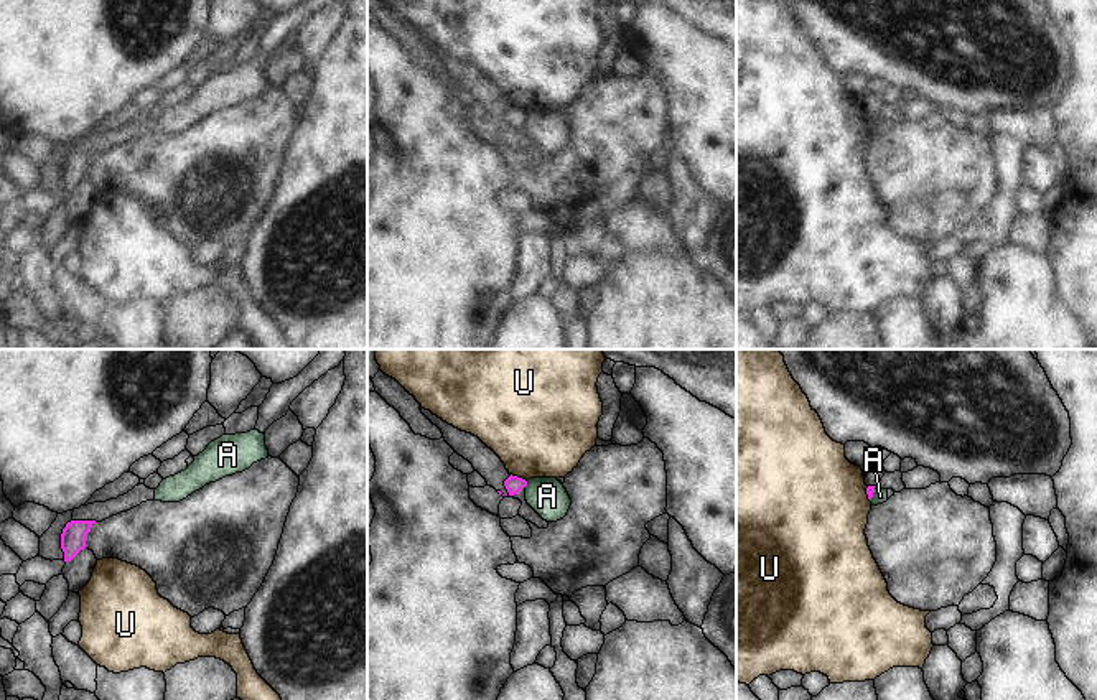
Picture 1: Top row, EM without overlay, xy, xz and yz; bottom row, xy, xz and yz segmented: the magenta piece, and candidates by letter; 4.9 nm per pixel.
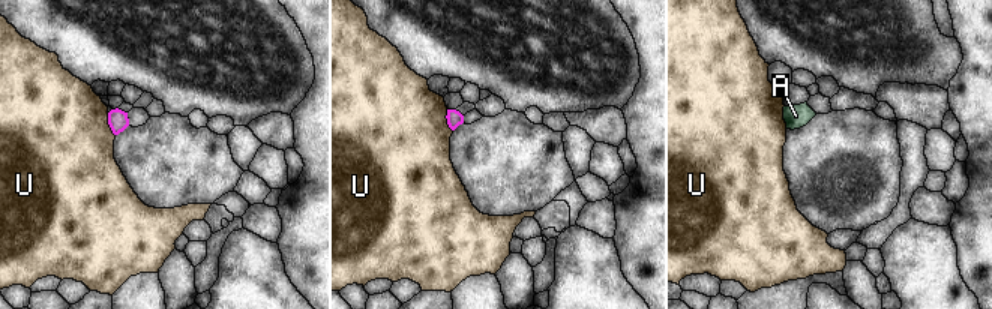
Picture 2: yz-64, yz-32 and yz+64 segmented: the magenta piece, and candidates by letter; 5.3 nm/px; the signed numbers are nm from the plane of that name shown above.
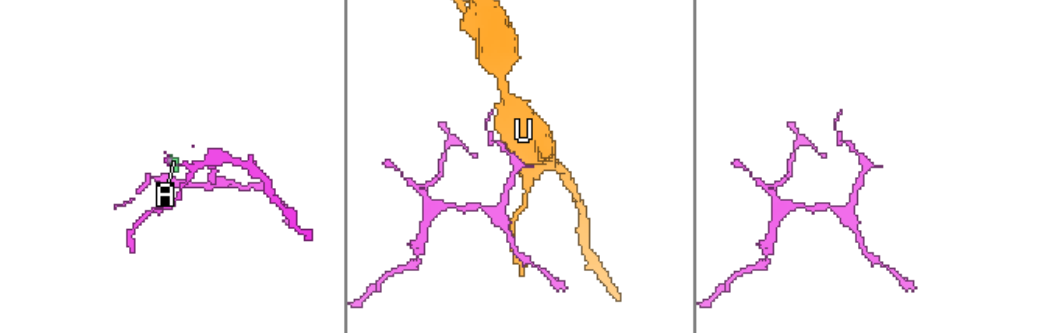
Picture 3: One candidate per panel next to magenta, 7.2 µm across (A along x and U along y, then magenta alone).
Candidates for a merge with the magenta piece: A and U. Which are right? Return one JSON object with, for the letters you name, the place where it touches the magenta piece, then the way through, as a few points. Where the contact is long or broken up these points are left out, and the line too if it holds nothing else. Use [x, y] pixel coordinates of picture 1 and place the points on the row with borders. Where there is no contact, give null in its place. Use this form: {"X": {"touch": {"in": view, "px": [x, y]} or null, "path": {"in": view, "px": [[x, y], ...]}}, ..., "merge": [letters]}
{"merge": []}

